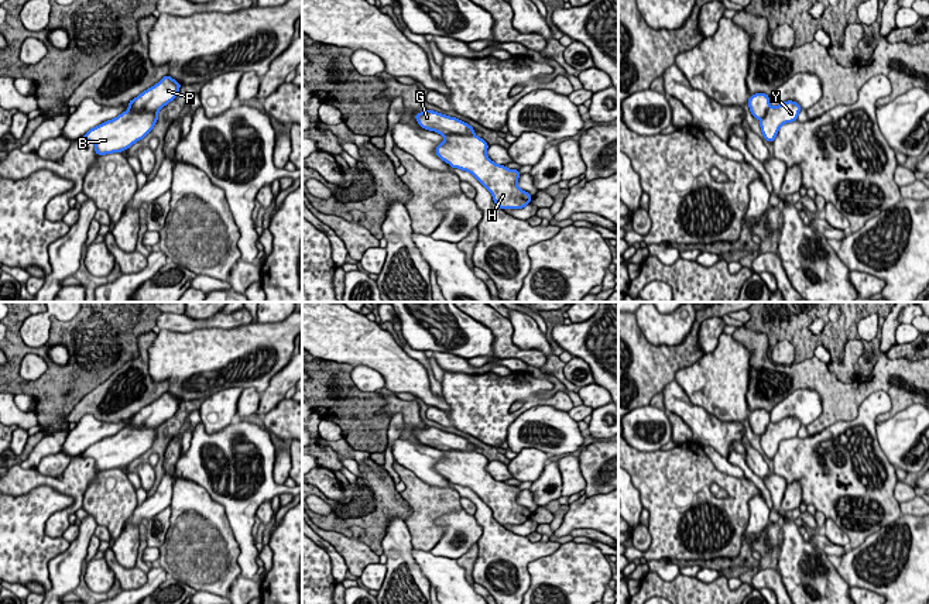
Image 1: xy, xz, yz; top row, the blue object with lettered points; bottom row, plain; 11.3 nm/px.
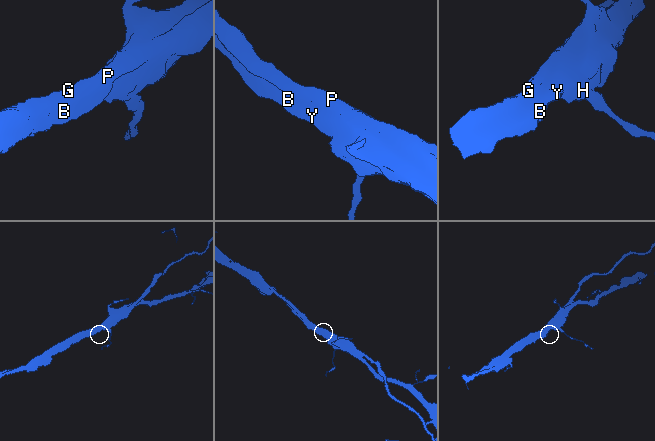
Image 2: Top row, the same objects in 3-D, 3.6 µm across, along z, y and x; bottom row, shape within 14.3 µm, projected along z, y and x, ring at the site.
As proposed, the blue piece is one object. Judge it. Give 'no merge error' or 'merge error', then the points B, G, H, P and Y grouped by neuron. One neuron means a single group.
no merge error; B G H P Y

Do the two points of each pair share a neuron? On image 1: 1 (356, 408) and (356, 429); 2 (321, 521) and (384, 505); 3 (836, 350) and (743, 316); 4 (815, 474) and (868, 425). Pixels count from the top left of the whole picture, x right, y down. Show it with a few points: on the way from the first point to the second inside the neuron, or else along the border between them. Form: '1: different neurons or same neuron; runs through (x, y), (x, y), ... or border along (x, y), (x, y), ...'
1: same neuron; runs through (356, 414), (356, 424)
2: same neuron; runs through (336, 521), (343, 520), (362, 505), (369, 505)
3: different neurons; border along (751, 316), (744, 323)
4: same neuron; runs through (812, 453), (812, 448), (819, 441), (847, 425)

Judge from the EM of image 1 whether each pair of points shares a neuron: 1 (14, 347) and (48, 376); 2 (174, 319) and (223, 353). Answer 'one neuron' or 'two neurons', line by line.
1: one neuron
2: two neurons

